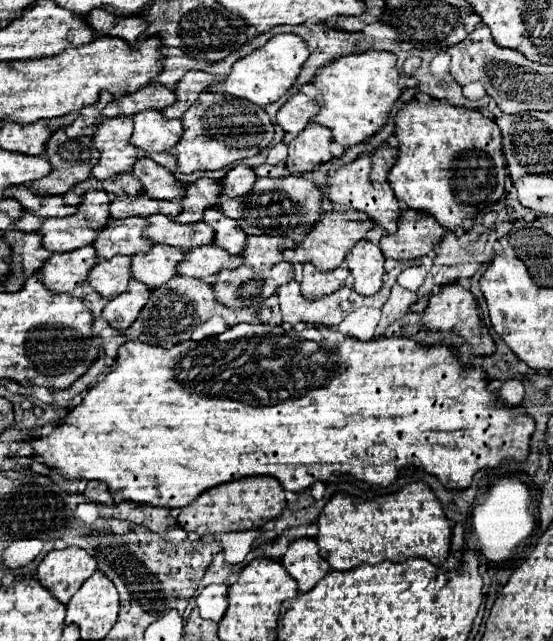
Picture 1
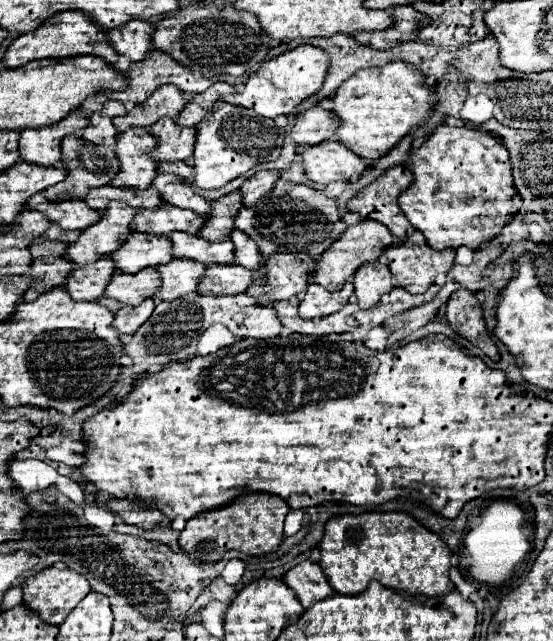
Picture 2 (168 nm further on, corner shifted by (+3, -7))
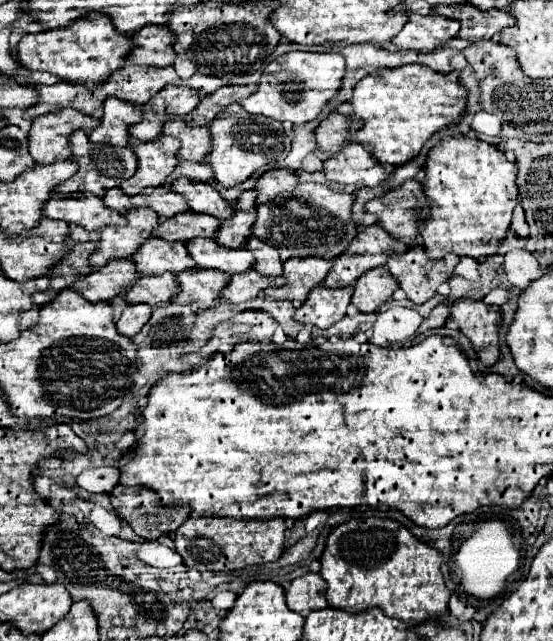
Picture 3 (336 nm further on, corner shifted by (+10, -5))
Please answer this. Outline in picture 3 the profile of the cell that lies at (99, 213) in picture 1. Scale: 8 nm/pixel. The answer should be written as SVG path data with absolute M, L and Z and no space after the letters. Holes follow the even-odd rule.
M148 208L128 210L124 226L104 226L100 228L100 240L96 242L96 252L90 254L88 262L94 270L102 268L110 258L130 258L138 246L150 238L150 232L158 224L158 216Z

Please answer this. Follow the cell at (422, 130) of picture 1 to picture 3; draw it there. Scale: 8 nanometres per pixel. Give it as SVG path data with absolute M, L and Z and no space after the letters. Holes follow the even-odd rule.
M452 136L442 138L434 148L430 148L426 166L426 178L422 182L424 196L428 200L428 216L418 222L420 236L424 238L424 252L428 258L444 258L454 252L458 256L492 256L498 250L500 240L508 234L514 206L518 204L518 188L516 188L516 166L510 162L504 152L496 146L486 144L478 138L468 136Z

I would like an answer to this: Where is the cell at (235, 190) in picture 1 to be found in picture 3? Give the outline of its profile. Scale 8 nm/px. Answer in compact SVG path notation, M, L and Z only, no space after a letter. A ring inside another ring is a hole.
M268 170L264 172L254 186L256 196L256 204L264 204L270 202L276 194L286 192L286 190L294 190L294 186L298 184L294 170Z

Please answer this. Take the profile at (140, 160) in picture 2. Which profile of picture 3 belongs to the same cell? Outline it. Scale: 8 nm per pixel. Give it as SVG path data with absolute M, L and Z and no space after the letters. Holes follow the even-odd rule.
M158 136L150 142L130 142L138 168L132 178L122 182L120 190L124 194L140 194L148 186L164 184L170 170L178 164L178 140L172 136Z

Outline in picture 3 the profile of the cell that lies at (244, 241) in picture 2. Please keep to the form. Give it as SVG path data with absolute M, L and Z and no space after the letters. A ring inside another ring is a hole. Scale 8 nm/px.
M248 238L246 250L256 256L256 262L254 262L256 272L266 274L266 276L280 276L282 274L282 260L280 260L278 252L272 246L268 246L266 242L260 242L256 238Z

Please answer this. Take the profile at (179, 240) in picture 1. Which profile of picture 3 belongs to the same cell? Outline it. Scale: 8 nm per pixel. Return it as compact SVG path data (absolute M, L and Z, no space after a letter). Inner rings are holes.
M194 238L186 242L186 250L200 268L214 268L228 274L248 270L254 264L254 256L246 248L224 248L214 238Z

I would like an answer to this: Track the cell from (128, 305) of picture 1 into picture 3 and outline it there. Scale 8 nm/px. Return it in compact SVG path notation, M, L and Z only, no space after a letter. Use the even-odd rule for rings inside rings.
M126 304L120 320L116 322L118 334L132 338L148 322L150 314L152 314L150 304Z

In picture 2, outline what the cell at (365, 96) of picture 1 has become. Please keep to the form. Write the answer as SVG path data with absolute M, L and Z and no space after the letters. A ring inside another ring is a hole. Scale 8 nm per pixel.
M389 62L381 68L355 72L355 76L341 84L331 100L335 104L333 112L341 118L341 128L333 138L369 160L385 156L403 136L423 126L437 104L433 88L425 84L425 74L417 66L405 62Z

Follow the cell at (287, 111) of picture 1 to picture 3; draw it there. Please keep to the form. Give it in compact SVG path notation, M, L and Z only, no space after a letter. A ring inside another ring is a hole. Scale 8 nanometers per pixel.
M338 112L328 114L314 130L318 150L334 154L334 150L338 150L342 142L350 140L350 130L354 130L354 126L358 126L358 122L350 120L348 116L342 116Z

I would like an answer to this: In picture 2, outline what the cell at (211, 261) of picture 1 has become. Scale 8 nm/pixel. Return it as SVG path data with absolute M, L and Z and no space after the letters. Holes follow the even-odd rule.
M213 264L205 270L205 276L199 284L199 292L215 296L235 296L243 294L255 282L265 282L265 272L247 270L237 264L235 266Z

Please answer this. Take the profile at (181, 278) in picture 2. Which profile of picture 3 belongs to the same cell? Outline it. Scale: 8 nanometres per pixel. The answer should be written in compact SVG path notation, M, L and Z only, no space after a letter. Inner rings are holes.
M190 268L182 274L176 274L178 294L174 294L174 304L192 304L198 302L200 308L212 308L218 304L218 290L226 286L230 274L208 268Z

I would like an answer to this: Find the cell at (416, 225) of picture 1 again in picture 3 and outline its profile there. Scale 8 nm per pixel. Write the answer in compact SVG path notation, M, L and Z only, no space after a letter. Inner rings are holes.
M410 246L402 254L390 254L386 268L396 278L406 296L414 304L422 304L436 294L436 288L442 282L446 282L452 276L458 260L460 258L456 254L432 260L426 258L422 246Z

